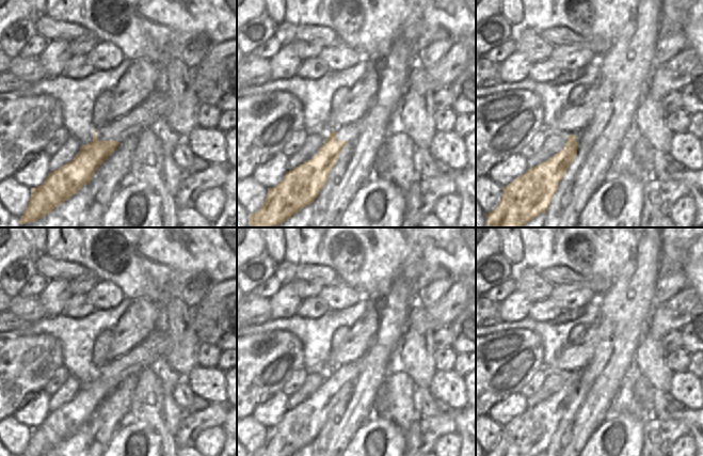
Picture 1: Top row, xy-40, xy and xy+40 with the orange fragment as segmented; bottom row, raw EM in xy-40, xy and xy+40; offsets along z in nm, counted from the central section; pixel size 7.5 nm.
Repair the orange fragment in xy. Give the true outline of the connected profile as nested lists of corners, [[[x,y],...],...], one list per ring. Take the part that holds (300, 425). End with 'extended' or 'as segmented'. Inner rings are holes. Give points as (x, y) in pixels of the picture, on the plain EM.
[[[358,359],[331,372],[319,390],[307,400],[287,410],[283,420],[268,427],[263,443],[249,456],[291,456],[311,443],[327,420],[340,390],[364,368]]] | extended

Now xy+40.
[[[581,372],[569,374],[566,383],[557,393],[505,425],[500,441],[485,456],[537,456],[545,453],[560,420],[577,394],[580,375]]] | extended

